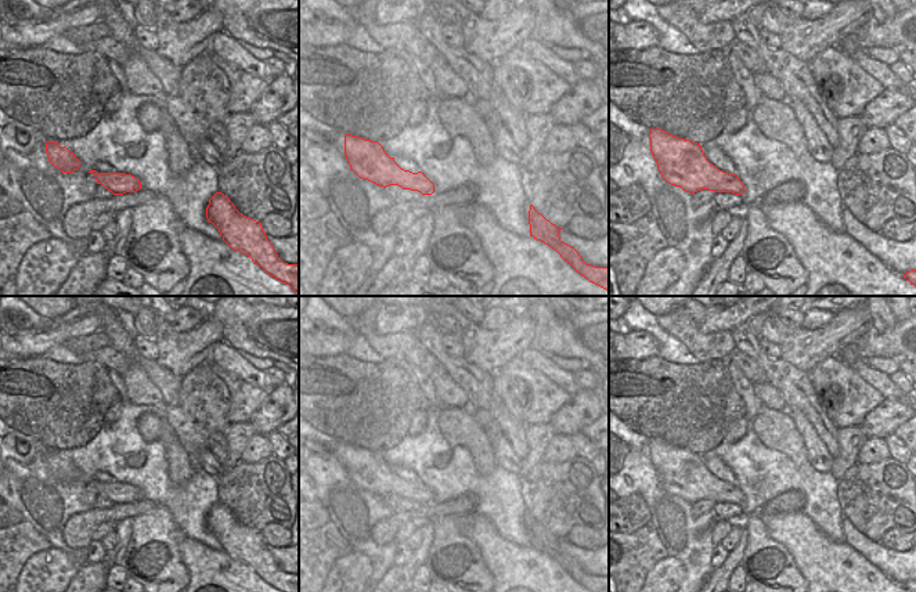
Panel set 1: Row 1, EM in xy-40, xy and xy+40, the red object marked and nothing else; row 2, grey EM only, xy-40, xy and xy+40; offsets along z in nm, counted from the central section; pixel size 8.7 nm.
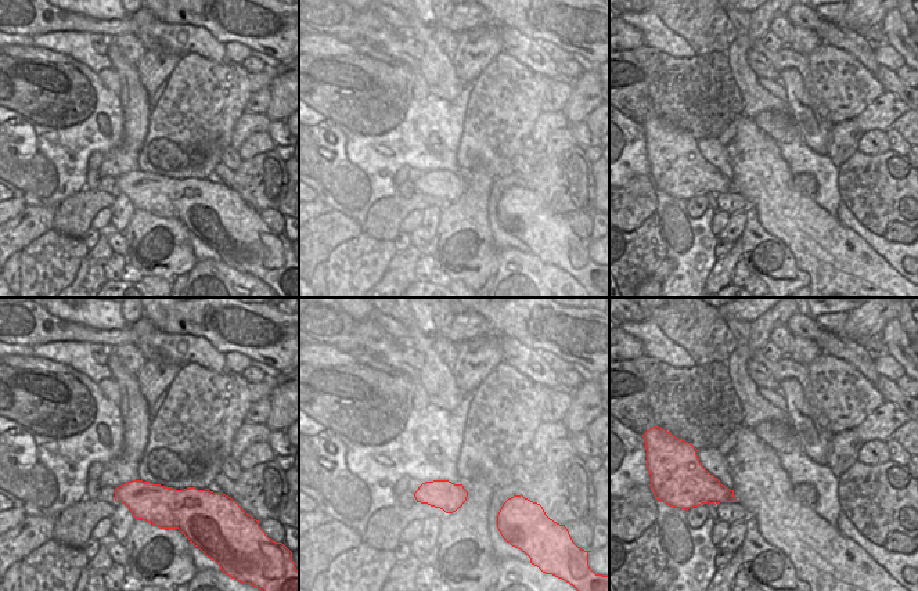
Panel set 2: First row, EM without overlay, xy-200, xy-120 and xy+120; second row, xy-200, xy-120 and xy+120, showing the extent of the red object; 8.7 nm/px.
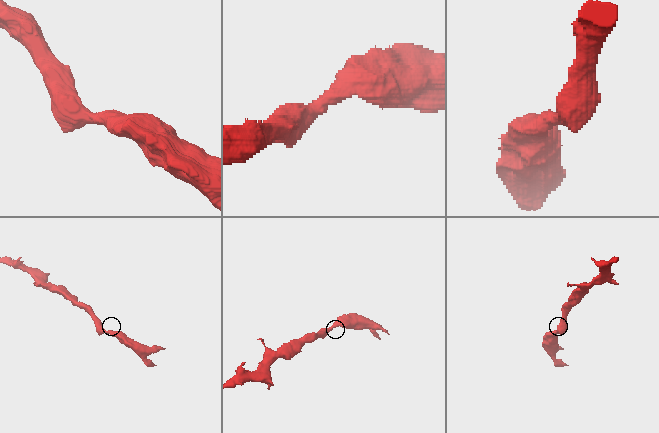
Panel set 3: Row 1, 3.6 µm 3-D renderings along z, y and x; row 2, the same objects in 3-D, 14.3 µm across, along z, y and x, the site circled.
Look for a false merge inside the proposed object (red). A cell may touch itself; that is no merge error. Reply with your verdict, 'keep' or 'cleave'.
keep

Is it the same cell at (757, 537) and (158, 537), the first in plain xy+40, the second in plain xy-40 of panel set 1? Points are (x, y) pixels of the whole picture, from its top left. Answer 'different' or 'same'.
same

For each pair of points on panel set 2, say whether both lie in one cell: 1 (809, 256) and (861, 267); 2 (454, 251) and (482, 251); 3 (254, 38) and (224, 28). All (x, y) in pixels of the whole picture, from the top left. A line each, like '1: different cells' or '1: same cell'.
1: same cell
2: same cell
3: same cell

